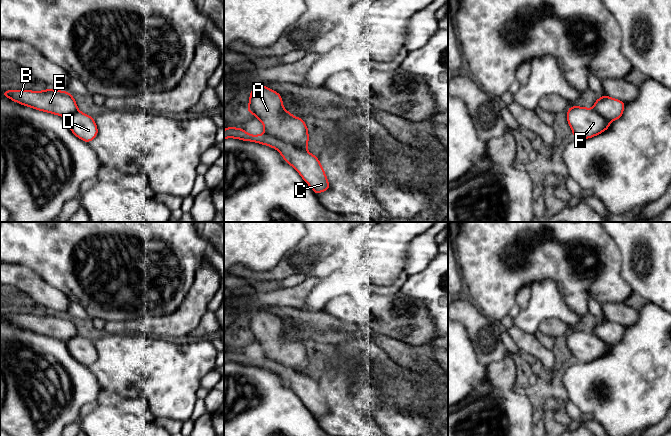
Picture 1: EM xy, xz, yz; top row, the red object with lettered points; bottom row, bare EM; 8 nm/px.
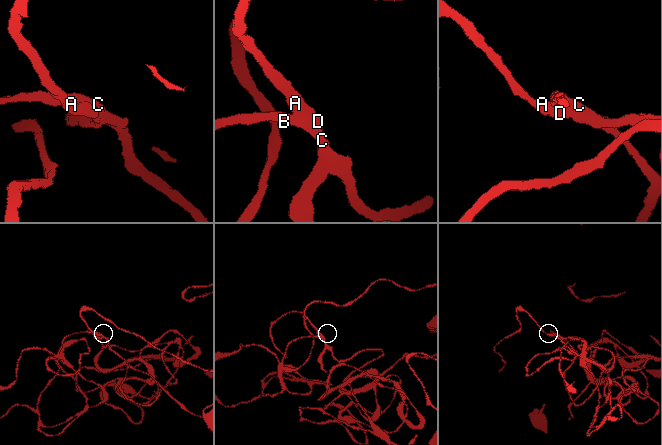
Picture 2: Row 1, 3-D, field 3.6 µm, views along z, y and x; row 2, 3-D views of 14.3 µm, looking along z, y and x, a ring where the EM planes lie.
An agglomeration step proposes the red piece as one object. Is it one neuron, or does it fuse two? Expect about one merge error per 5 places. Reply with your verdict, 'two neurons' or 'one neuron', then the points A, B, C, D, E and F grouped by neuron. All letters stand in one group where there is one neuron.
one neuron; A B C D E F

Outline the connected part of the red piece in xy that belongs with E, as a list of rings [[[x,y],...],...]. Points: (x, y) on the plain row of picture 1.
[[[53,313],[44,315],[3,314],[2,318],[21,329],[64,340],[72,357],[87,367],[98,358],[94,342],[80,336],[73,319],[67,315]]]

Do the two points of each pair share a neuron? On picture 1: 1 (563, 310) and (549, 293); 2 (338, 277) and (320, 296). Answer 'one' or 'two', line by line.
1: one
2: one

